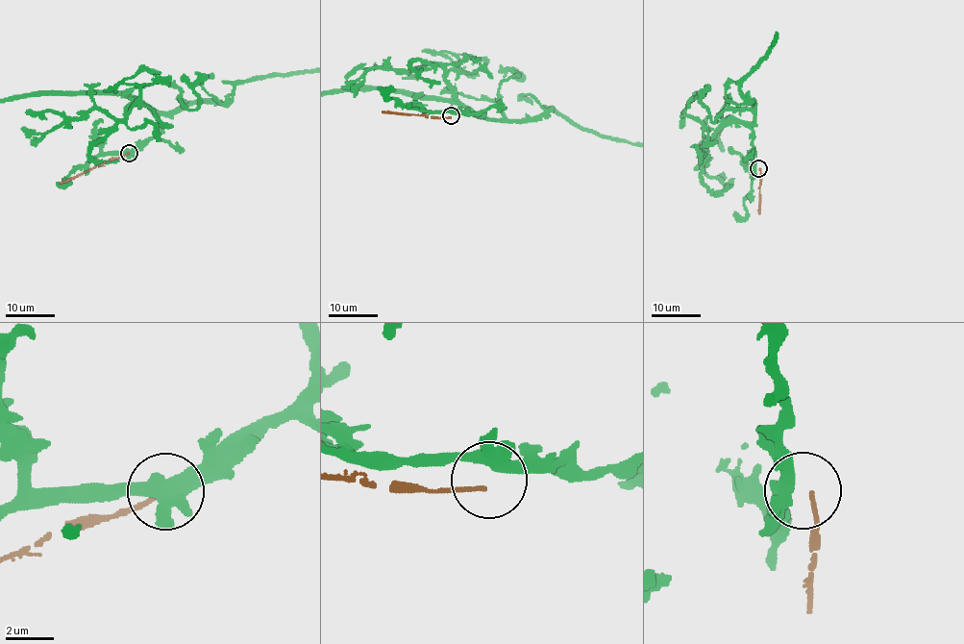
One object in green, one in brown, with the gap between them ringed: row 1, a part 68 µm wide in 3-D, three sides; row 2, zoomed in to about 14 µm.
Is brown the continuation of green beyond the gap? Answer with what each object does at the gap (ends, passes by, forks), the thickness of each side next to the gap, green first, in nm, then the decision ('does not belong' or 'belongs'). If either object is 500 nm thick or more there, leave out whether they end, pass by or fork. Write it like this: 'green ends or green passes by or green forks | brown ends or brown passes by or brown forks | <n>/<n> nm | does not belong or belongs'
500/170 nm | does not belong

